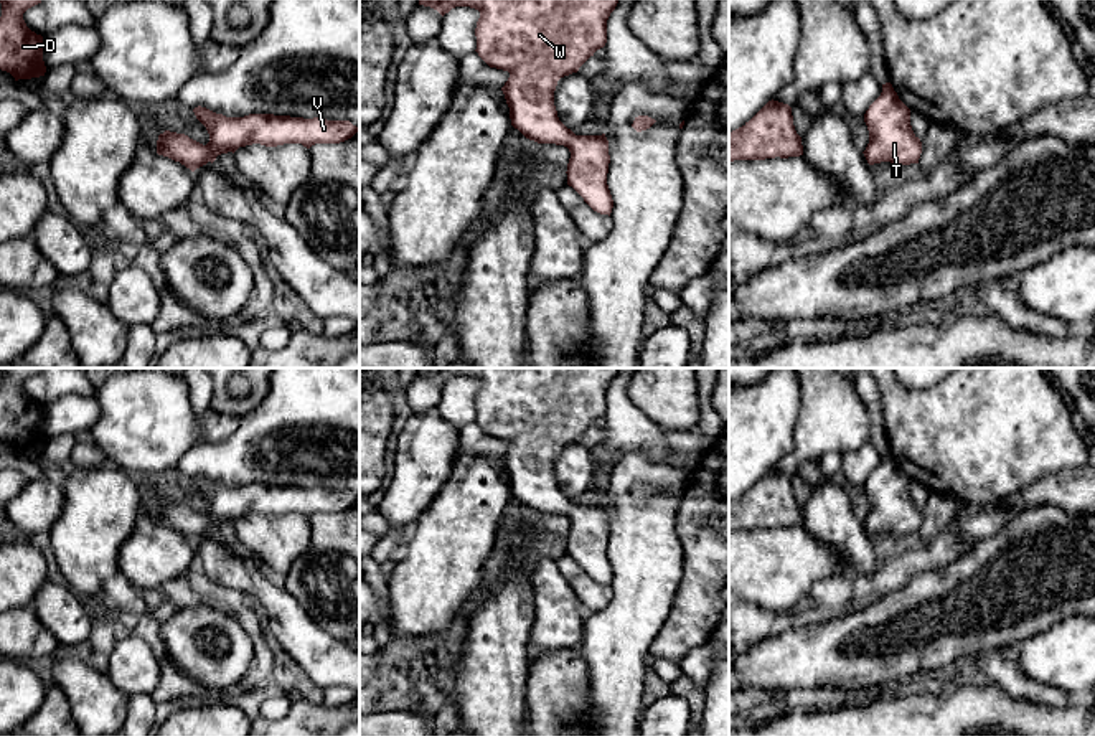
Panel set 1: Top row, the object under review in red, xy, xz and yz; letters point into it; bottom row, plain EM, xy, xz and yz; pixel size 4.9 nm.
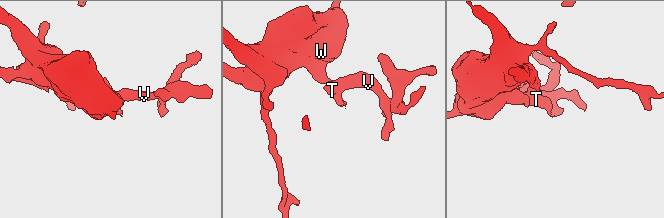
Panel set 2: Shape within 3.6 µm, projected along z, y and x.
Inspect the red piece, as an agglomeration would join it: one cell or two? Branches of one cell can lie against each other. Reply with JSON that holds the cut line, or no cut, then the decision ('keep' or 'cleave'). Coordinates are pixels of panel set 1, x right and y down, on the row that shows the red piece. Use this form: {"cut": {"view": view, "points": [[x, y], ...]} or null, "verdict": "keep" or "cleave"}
{"cut": null, "verdict": "keep"}

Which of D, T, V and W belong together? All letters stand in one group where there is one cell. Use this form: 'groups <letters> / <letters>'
groups D T V W

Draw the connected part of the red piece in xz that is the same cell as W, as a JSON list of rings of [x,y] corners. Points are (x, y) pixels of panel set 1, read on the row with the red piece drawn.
[[[419,0],[442,17],[455,7],[480,12],[477,53],[490,66],[510,73],[501,87],[510,107],[511,125],[538,144],[564,145],[571,152],[567,185],[597,213],[609,215],[613,200],[607,185],[609,140],[602,135],[576,135],[557,117],[554,91],[557,81],[577,73],[607,43],[607,20],[618,0]]]

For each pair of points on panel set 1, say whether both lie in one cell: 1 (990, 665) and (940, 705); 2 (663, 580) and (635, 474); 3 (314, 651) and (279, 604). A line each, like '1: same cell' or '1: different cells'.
1: different cells
2: same cell
3: same cell

